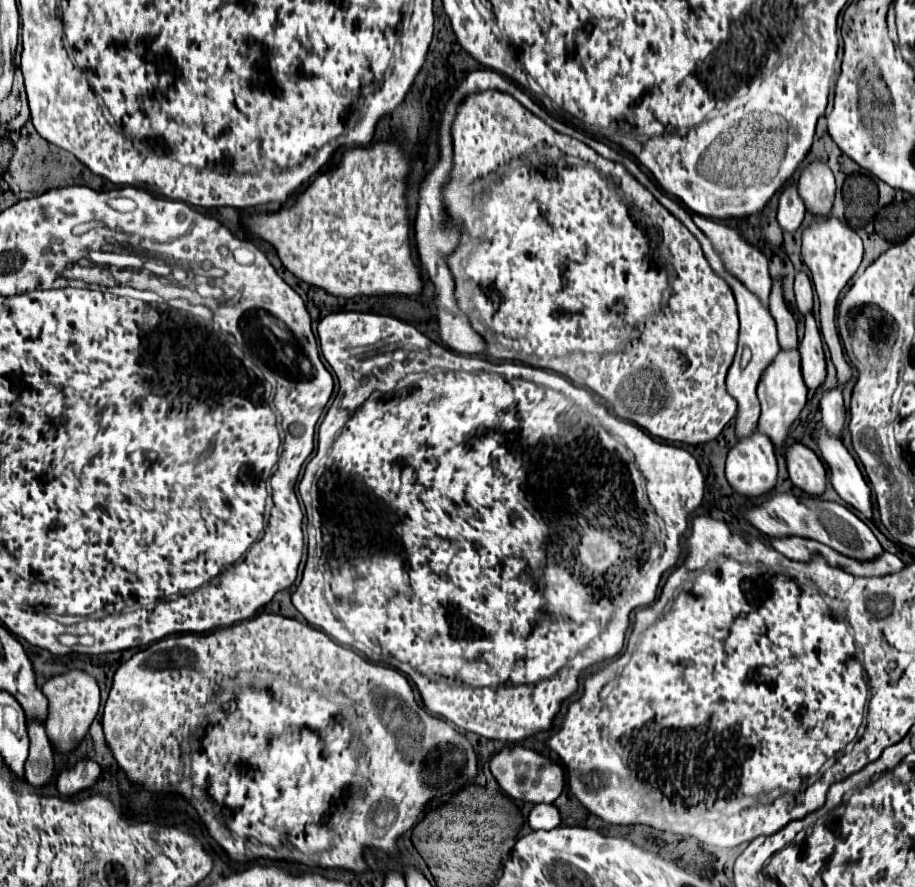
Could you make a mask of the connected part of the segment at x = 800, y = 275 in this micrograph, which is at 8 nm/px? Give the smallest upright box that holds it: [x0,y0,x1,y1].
[794,272,812,314]

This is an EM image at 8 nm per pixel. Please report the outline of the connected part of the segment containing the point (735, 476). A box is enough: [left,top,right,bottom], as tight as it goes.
[726,428,778,496]

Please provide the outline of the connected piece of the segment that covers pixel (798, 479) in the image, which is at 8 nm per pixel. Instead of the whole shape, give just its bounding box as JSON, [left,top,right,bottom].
[786,442,826,496]

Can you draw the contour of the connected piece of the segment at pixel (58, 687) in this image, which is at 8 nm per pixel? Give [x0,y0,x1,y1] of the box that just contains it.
[42,670,100,752]

